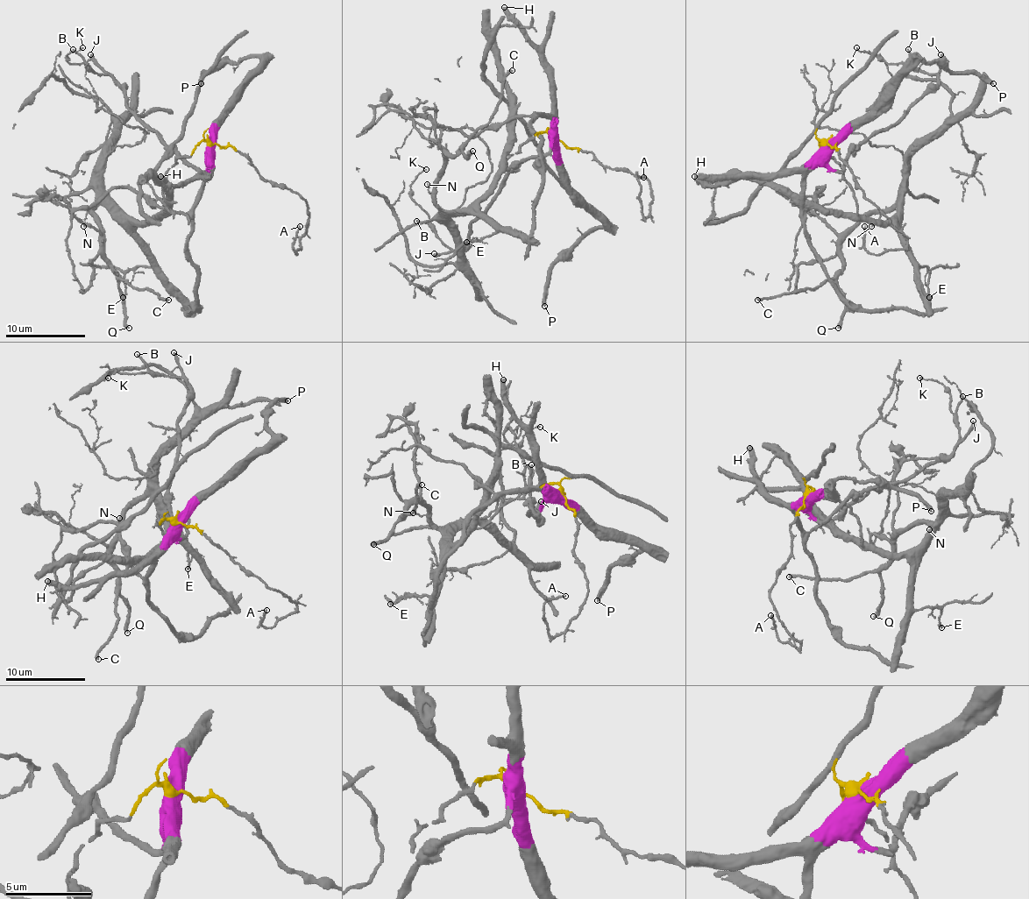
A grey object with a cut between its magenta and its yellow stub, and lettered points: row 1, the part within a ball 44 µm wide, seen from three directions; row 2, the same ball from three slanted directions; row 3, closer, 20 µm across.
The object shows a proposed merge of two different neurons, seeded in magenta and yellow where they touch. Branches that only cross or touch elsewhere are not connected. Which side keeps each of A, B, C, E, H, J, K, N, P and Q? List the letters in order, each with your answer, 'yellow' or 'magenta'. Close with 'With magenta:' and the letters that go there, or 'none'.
A: yellow
B: magenta
C: yellow
E: yellow
H: magenta
J: magenta
K: magenta
N: yellow
P: magenta
Q: yellow
With magenta: B, H, J, K, P

